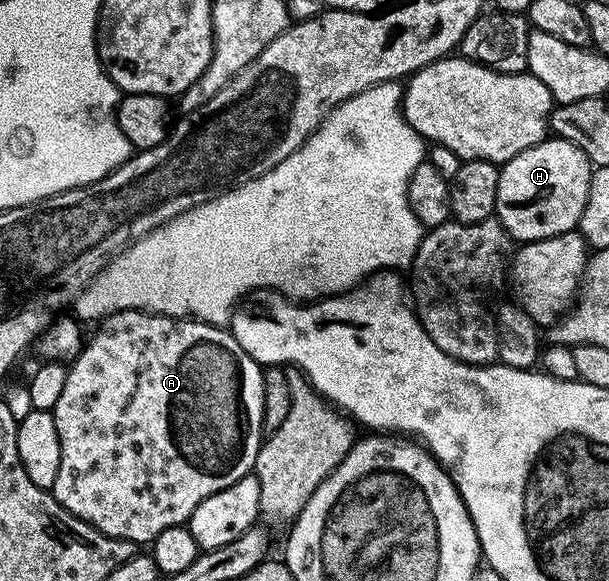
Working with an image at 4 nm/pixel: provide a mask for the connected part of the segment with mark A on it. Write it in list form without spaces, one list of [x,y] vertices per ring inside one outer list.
[[[132,308],[117,312],[100,325],[97,337],[86,343],[76,353],[74,364],[68,365],[67,382],[55,402],[52,414],[55,418],[55,430],[59,430],[59,474],[52,486],[52,494],[71,514],[83,522],[95,526],[105,536],[123,538],[138,546],[148,545],[163,530],[171,530],[188,525],[195,506],[211,494],[219,494],[227,486],[239,482],[239,478],[253,472],[253,464],[263,443],[263,394],[265,393],[265,374],[251,354],[247,354],[244,343],[233,332],[220,328],[220,323],[205,318],[186,318],[184,316],[166,316],[164,312],[147,312],[143,308]]]

